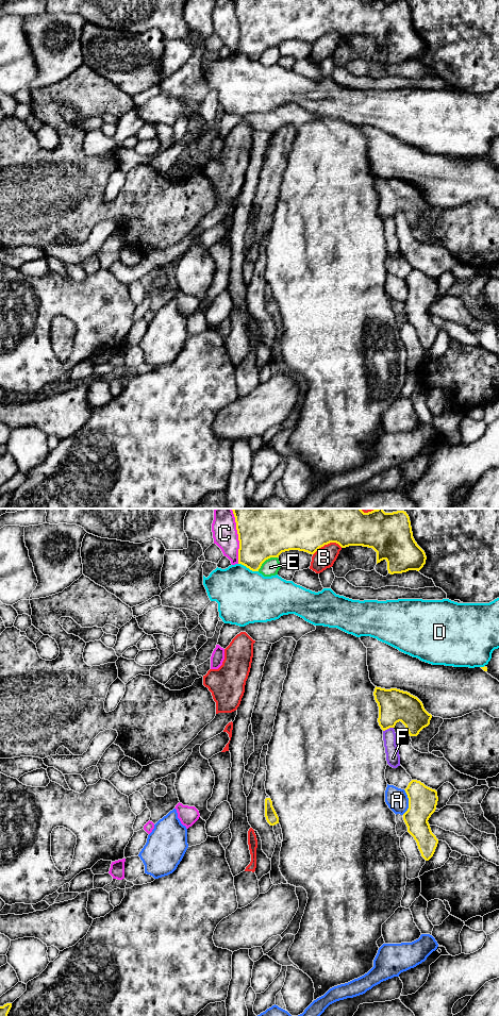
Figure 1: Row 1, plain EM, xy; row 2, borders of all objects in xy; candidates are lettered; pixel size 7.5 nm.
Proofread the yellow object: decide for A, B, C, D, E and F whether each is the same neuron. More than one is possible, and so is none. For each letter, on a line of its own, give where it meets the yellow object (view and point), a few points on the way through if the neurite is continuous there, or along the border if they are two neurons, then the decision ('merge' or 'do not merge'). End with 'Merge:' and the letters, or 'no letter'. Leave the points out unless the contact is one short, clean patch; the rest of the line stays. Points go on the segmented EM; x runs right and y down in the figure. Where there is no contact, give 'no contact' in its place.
A: contact xy (409, 802); do not merge
B: contact xy (327, 544); do not merge
C: contact xy (238, 536); do not merge
D: contact xy (248, 567); do not merge
E: contact xy (266, 559); do not merge
F: contact xy (387, 728); do not merge
Merge: no letter

